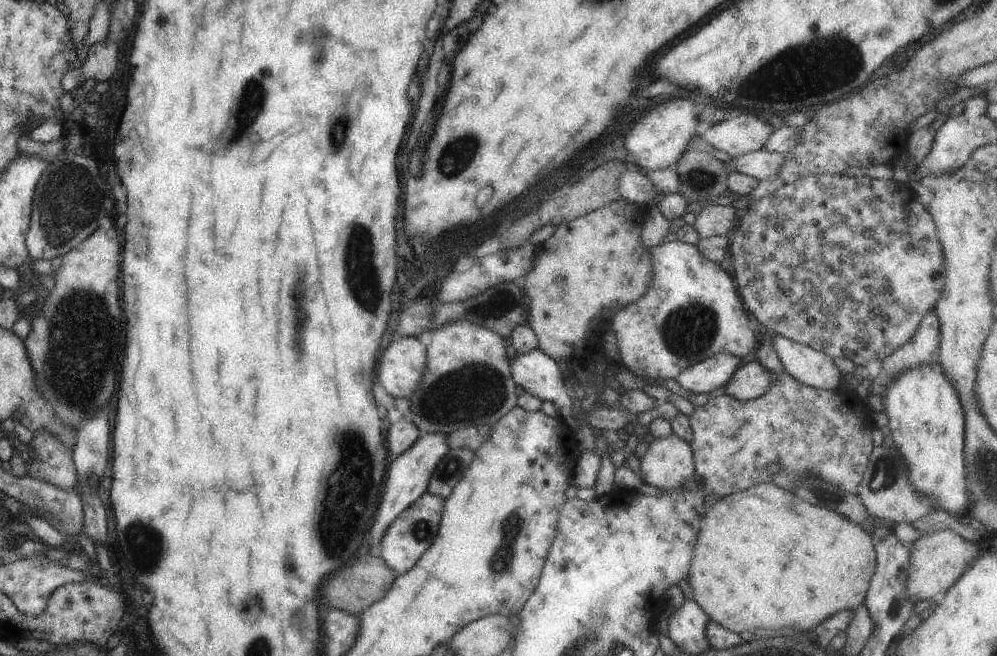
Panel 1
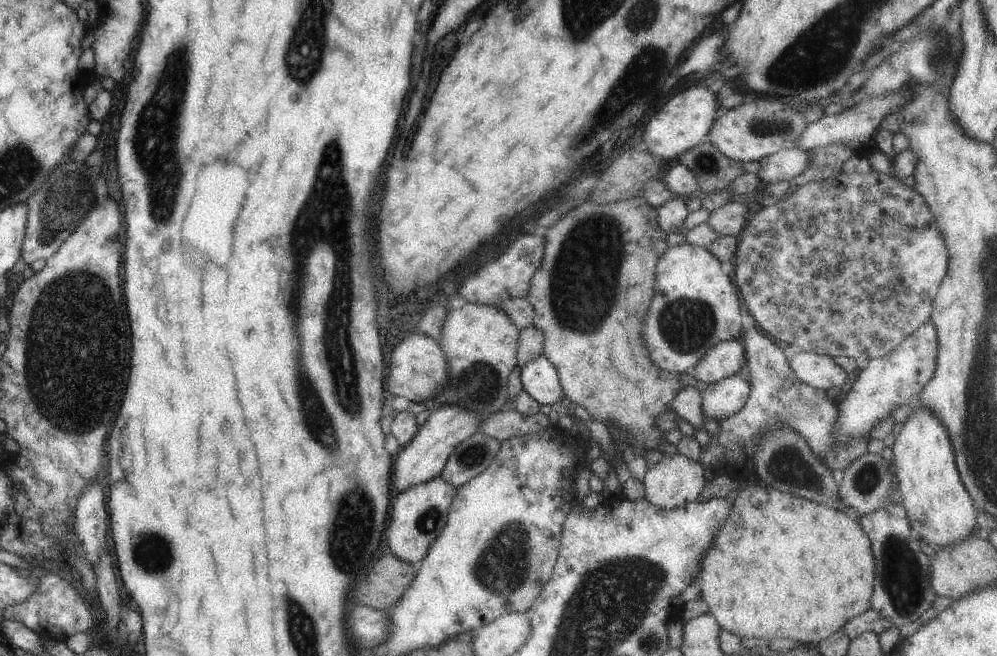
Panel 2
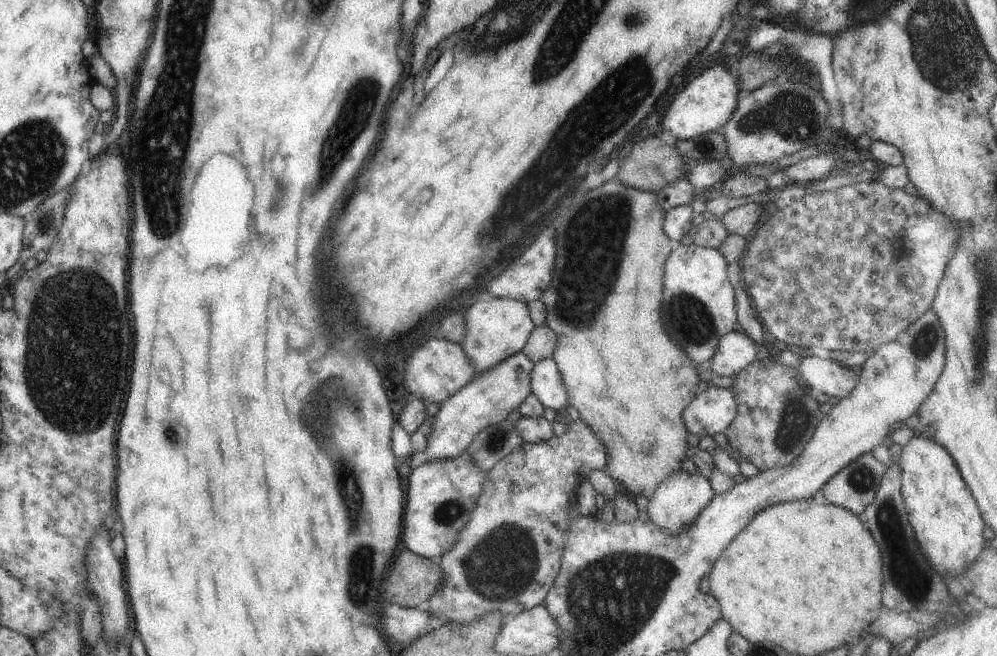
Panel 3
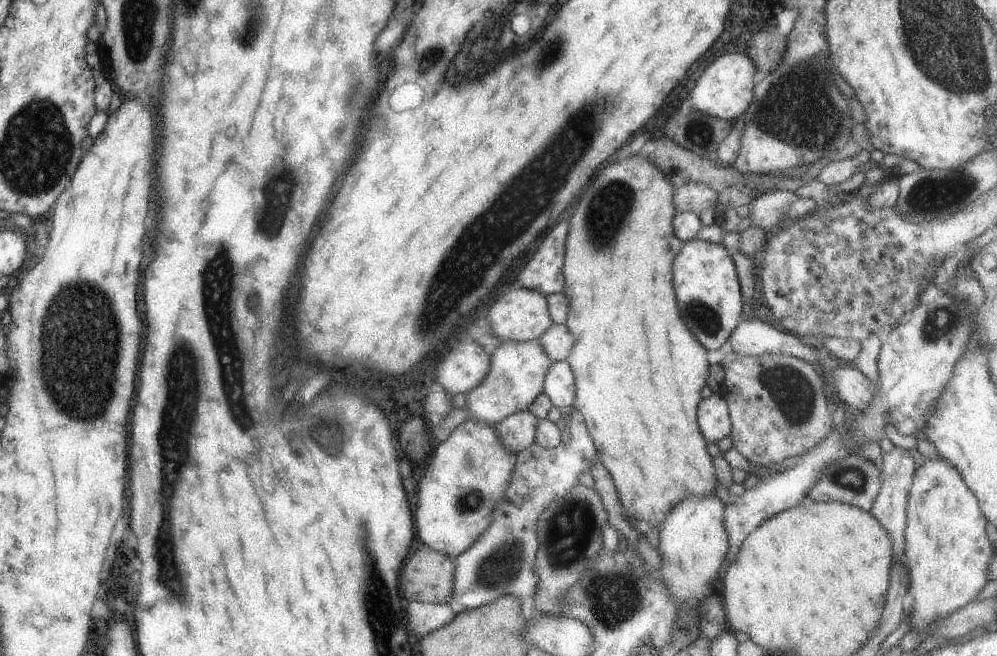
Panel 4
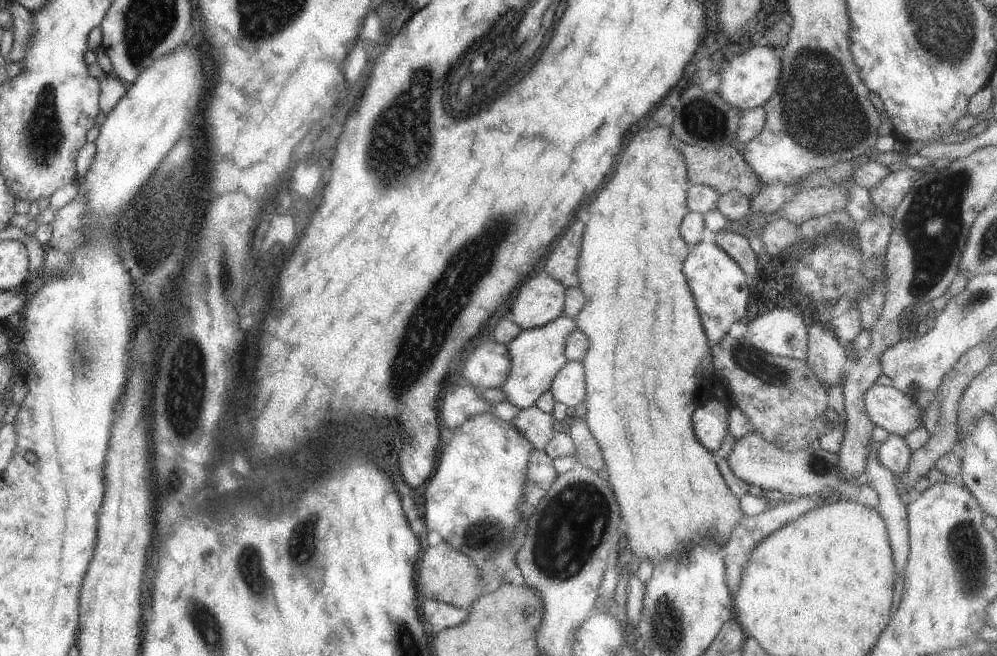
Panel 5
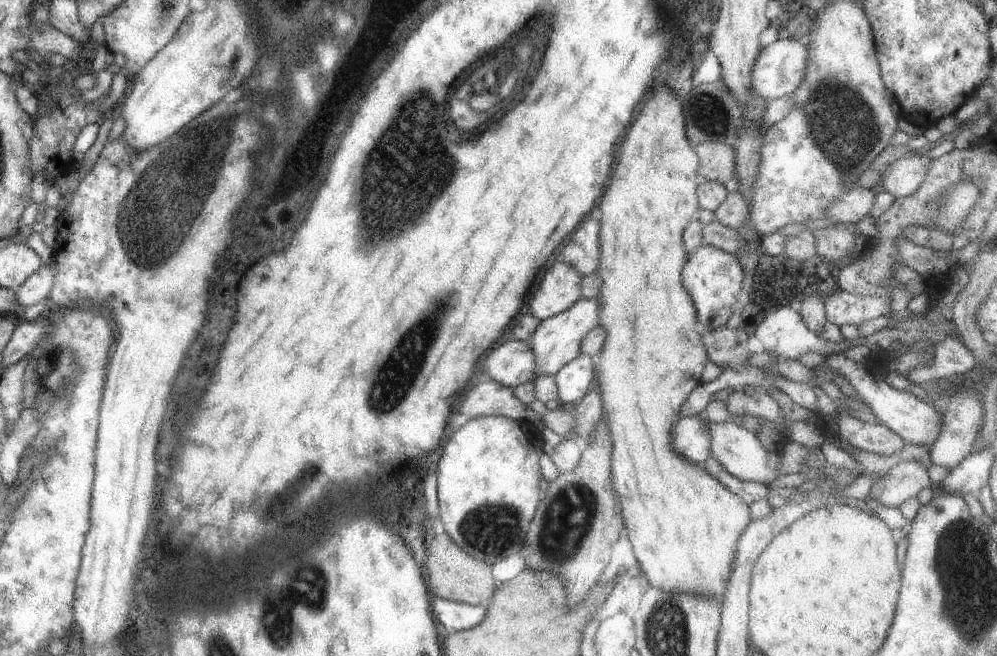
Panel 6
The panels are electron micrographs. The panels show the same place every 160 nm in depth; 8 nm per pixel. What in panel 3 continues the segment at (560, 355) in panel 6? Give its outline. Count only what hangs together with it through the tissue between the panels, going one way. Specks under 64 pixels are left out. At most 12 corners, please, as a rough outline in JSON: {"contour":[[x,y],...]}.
{"contour":[[521,351],[440,402],[426,461],[463,453],[530,395]]}

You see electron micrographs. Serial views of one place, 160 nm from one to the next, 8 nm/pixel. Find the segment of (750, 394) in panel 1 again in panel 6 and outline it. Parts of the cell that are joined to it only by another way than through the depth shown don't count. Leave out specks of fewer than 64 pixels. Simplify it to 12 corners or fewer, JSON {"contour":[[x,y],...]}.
{"contour":[[696,415],[670,428],[675,455],[696,465],[708,454],[709,435]]}

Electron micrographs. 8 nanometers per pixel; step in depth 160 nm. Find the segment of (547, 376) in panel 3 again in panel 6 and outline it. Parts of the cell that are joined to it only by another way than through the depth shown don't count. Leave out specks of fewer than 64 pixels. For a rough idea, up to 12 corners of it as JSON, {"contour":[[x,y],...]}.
{"contour":[[579,353],[553,376],[562,406],[593,384],[591,357]]}

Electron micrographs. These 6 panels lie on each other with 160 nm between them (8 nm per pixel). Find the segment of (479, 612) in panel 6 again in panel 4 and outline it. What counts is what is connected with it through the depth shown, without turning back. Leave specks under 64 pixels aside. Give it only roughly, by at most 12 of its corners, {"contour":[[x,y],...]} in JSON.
{"contour":[[408,601],[409,630],[421,637],[453,621],[451,603]]}

